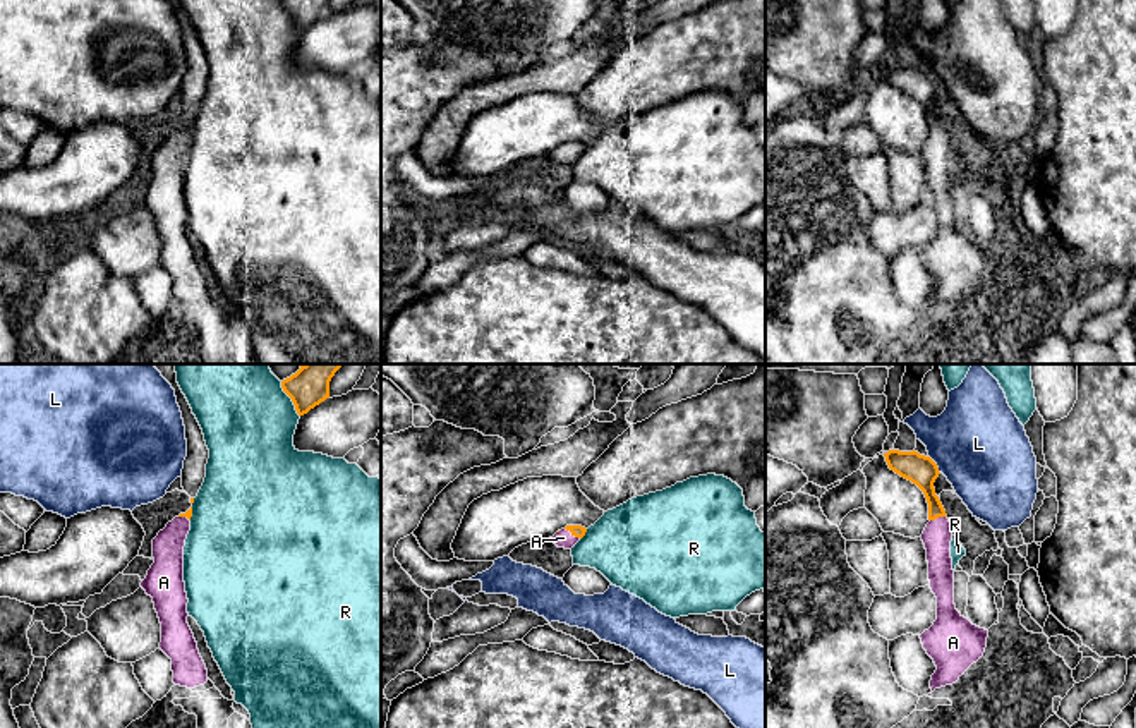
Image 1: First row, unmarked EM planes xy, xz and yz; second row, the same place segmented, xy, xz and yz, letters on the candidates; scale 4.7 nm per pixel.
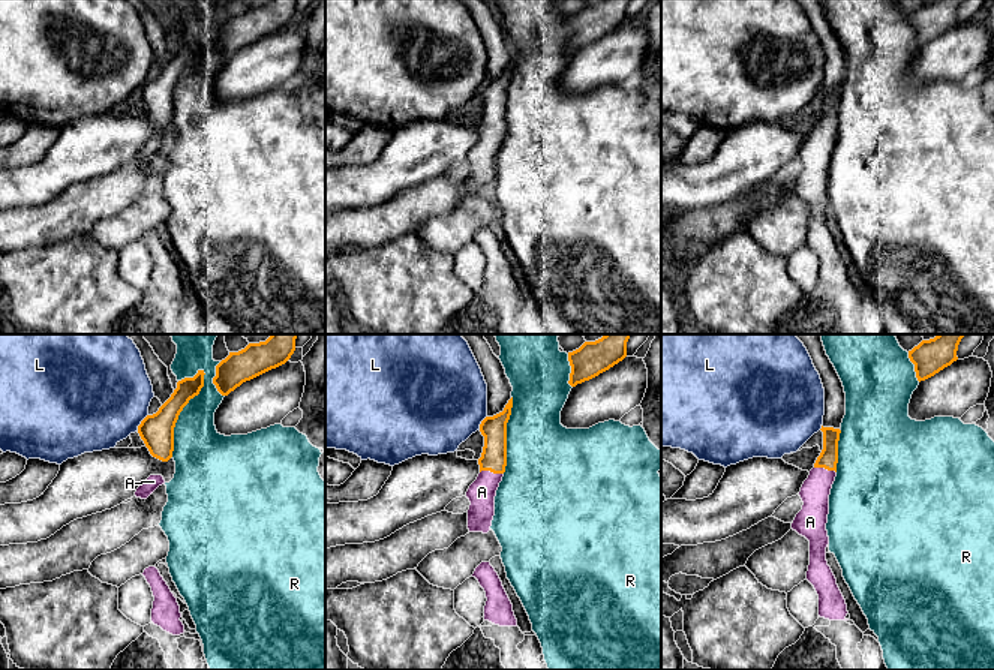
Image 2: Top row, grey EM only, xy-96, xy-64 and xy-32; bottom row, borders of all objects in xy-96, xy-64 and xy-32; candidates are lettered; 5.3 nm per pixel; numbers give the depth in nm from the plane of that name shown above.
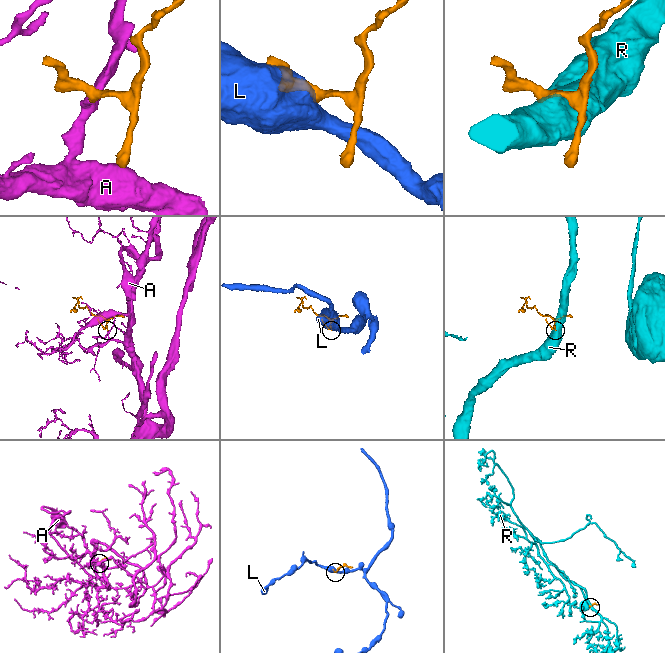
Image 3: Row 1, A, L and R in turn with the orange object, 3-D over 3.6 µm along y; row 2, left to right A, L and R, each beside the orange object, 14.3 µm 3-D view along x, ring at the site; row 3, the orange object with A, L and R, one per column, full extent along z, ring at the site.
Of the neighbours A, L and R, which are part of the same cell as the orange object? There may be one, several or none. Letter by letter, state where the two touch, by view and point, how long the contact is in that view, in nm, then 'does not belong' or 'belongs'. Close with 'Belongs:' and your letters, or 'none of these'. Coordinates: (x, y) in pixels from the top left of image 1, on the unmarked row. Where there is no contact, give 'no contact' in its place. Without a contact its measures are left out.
A: xz (574, 150) | 90 nm | belongs
L: yz (936, 79) | 100 nm | does not belong
R: xy (292, 16) | 180 nm | does not belong
Belongs: A

